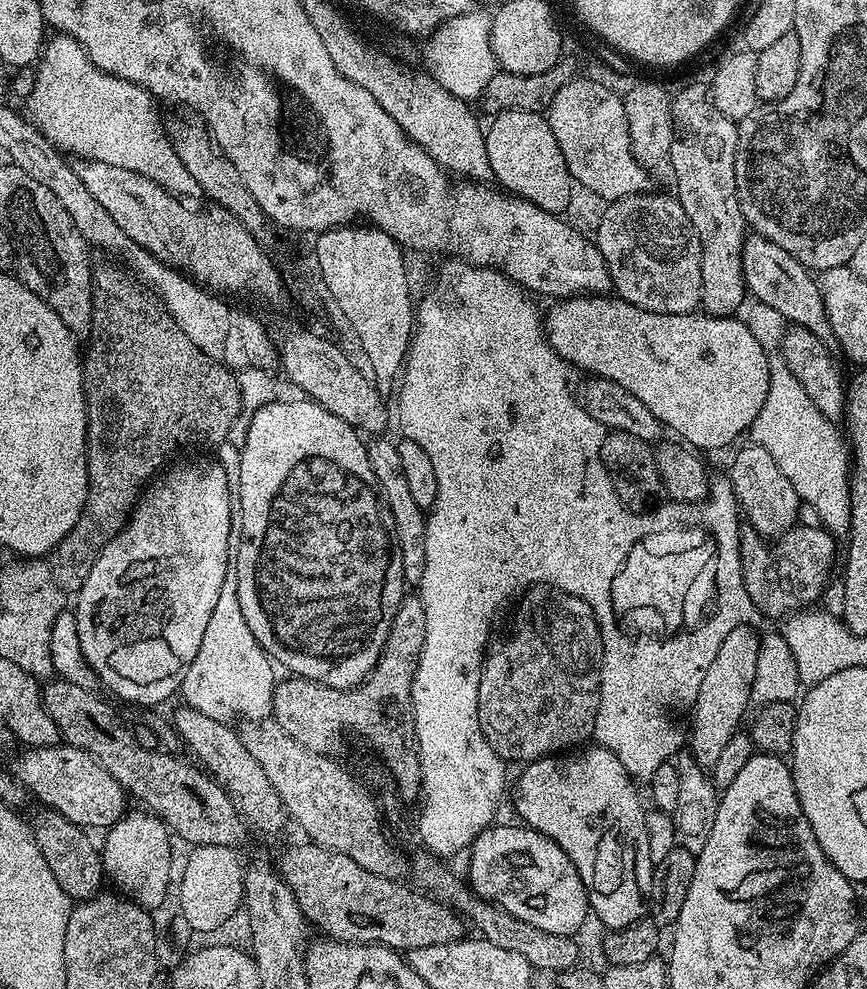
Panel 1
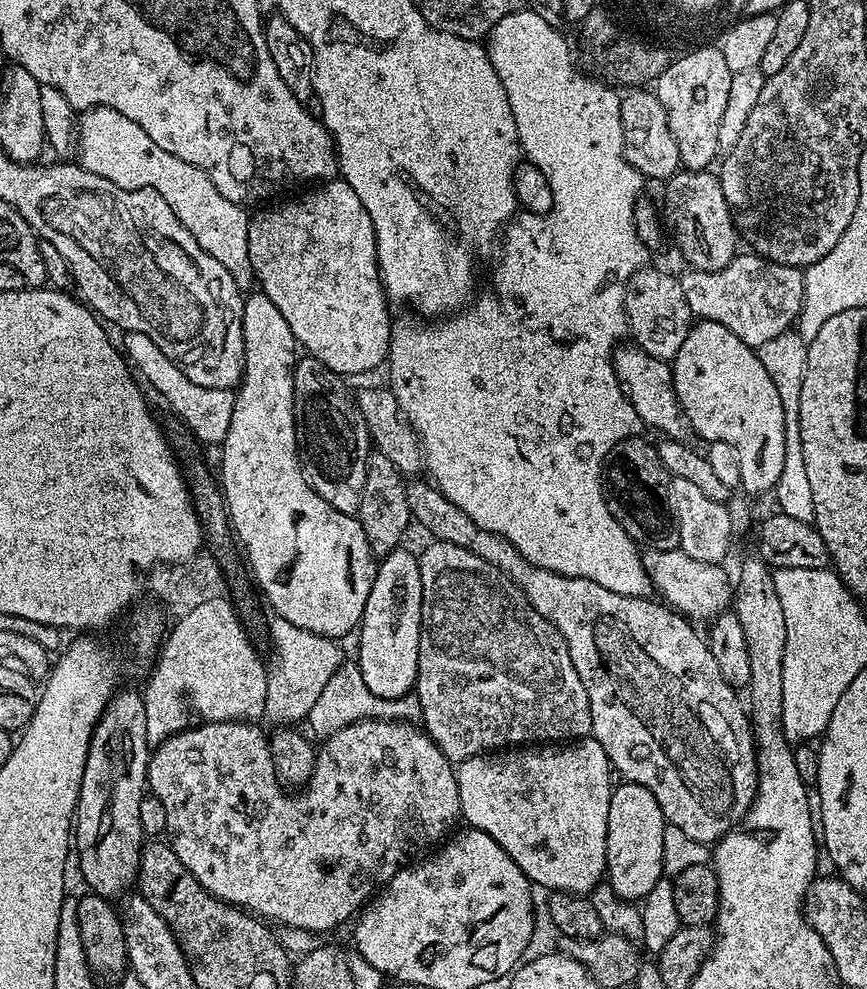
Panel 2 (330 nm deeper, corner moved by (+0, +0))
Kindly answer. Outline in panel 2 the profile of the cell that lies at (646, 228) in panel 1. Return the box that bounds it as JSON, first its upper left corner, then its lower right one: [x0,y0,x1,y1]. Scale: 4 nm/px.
[624,266,694,361]

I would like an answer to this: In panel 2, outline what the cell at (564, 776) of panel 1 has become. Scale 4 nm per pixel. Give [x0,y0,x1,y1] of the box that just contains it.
[456,738,614,894]

